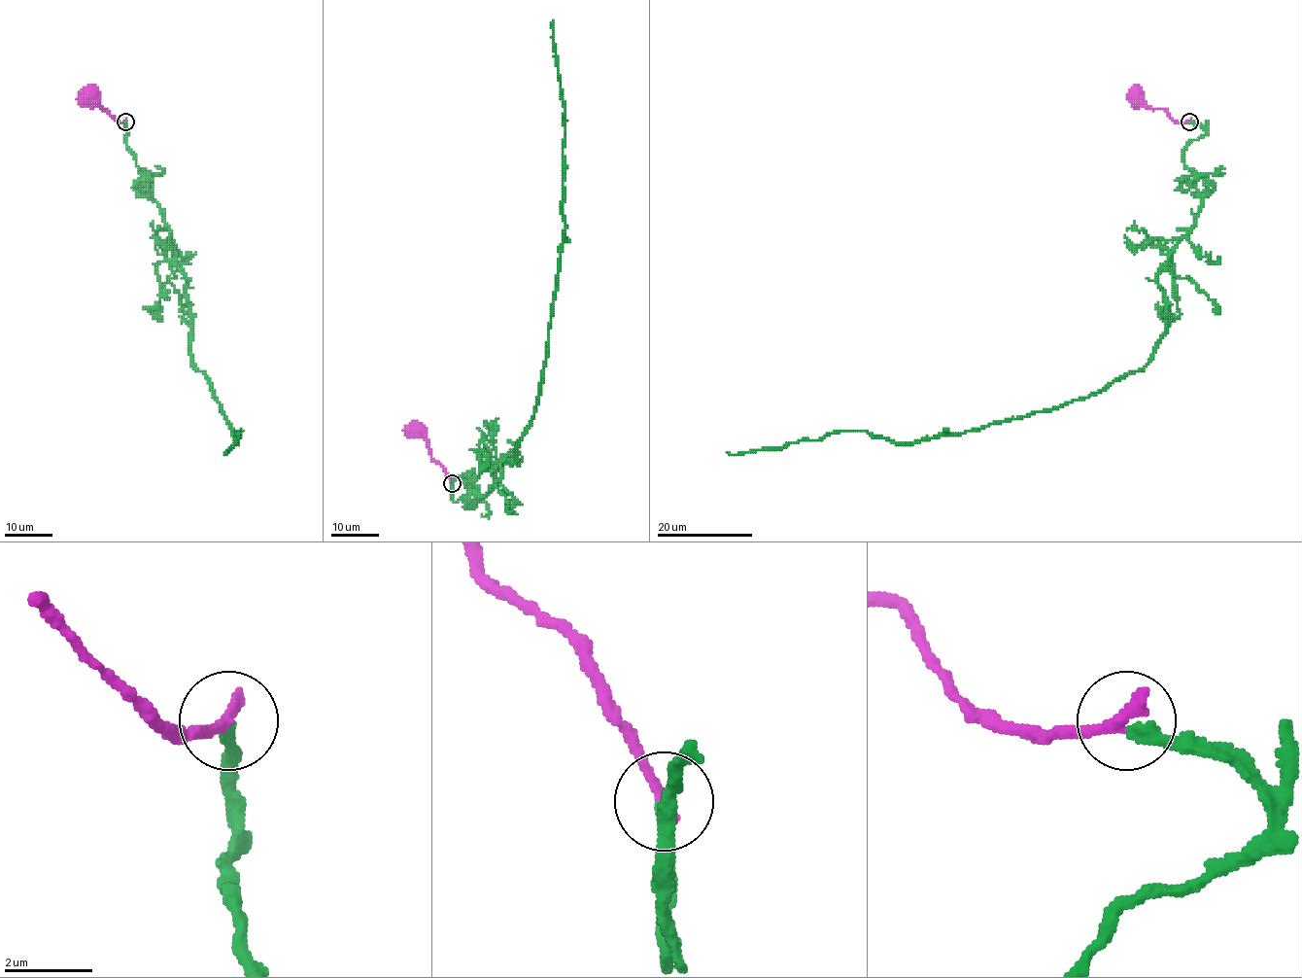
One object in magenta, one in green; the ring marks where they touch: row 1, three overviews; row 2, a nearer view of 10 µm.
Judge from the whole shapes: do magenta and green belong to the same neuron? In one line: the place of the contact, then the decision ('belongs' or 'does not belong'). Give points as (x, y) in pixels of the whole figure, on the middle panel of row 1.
place (452, 483); belongs

